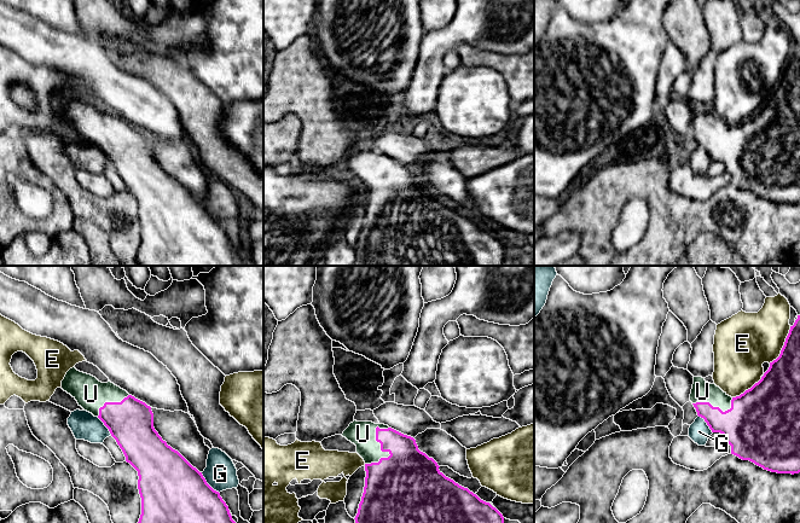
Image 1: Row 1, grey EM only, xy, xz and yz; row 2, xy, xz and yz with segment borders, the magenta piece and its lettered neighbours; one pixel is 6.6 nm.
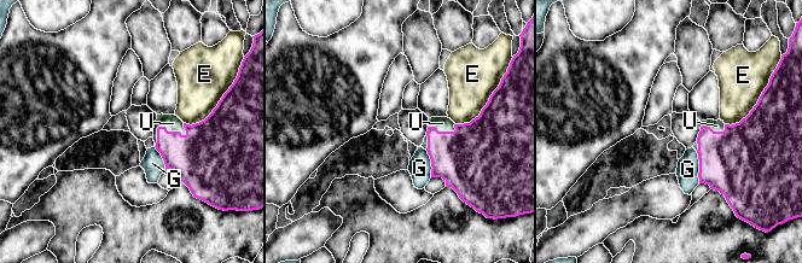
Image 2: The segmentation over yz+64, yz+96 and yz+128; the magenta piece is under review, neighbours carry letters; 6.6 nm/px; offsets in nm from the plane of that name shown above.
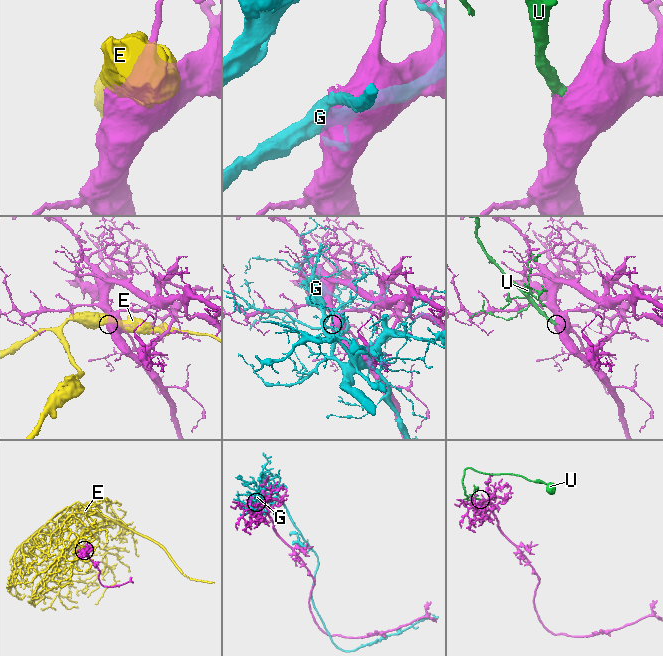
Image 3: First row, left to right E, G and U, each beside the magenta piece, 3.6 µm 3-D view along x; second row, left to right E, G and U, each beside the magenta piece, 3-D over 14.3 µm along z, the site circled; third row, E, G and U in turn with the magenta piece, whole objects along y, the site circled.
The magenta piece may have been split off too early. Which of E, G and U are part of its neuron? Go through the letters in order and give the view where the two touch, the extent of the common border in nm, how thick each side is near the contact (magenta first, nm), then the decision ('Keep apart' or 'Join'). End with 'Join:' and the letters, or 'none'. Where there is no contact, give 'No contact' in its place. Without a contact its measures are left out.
E: Touches magenta in yz. Shared border 280 nm. Thickness 260 nm (magenta) against 360 nm. Keep apart
G: Touches magenta in xy. Shared border 190 nm. Thickness 500 nm (magenta) against 220 nm. Keep apart
U: Touches magenta in xz. Shared border 300 nm. Thickness 380 nm (magenta) against 180 nm. Join
Join: U

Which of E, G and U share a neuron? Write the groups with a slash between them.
E / G / U

